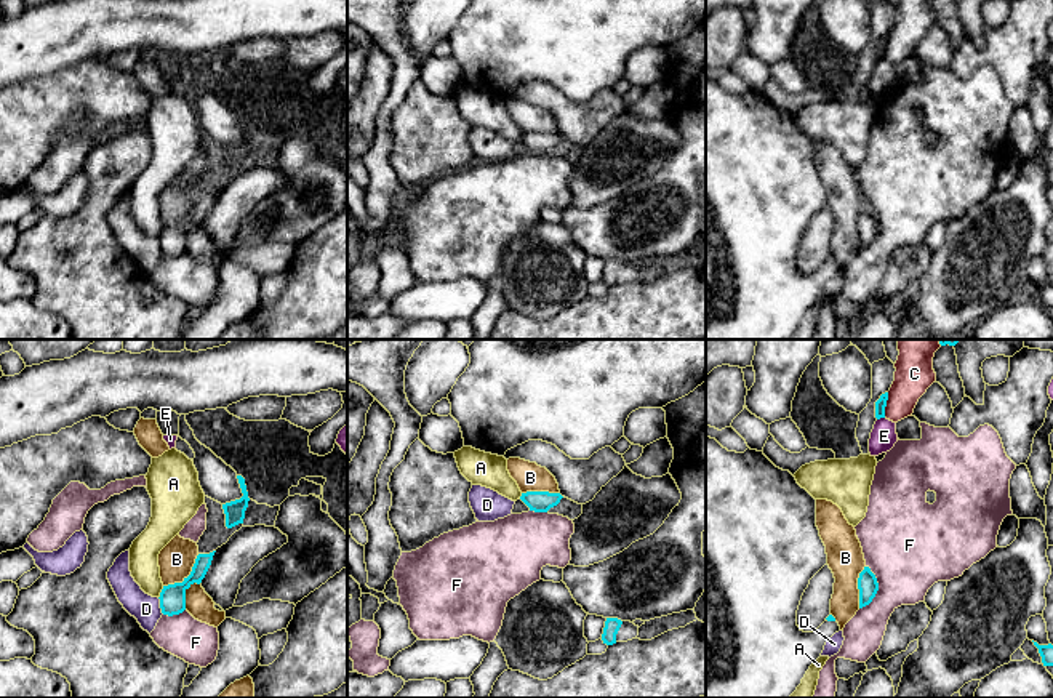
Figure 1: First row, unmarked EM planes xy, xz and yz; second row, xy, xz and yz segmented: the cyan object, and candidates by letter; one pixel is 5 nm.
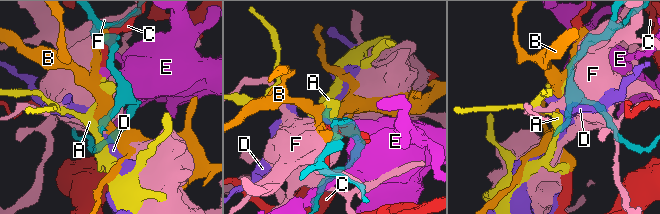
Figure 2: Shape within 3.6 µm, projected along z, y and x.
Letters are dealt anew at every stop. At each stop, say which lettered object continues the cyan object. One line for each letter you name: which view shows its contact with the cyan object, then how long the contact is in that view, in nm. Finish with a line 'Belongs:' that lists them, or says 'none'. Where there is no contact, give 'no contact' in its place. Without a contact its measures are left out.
Belongs: none

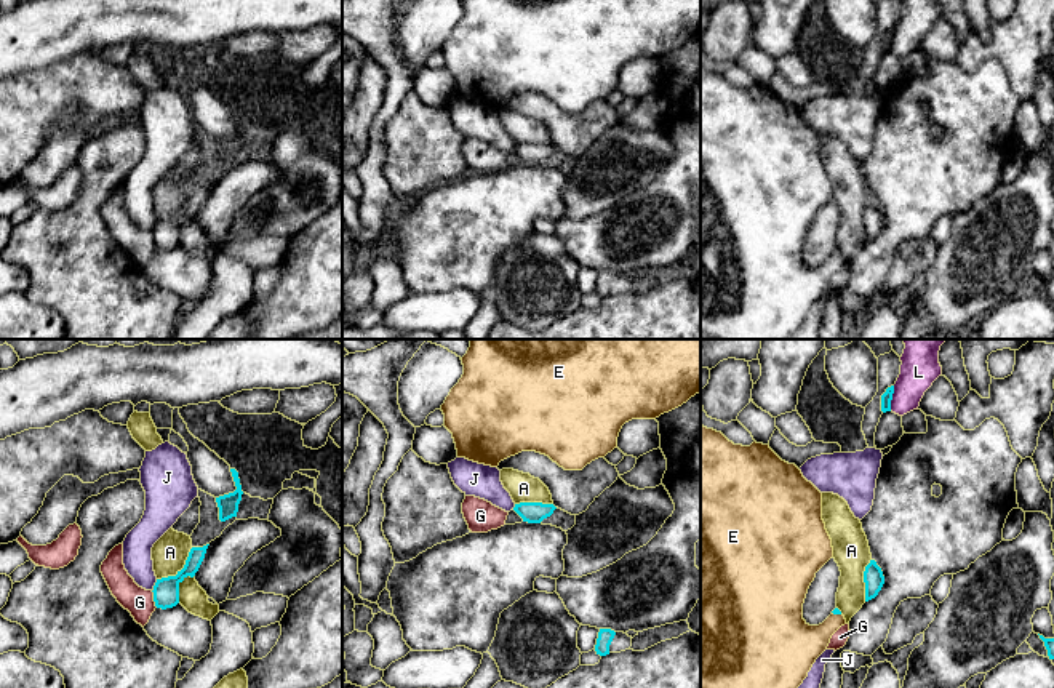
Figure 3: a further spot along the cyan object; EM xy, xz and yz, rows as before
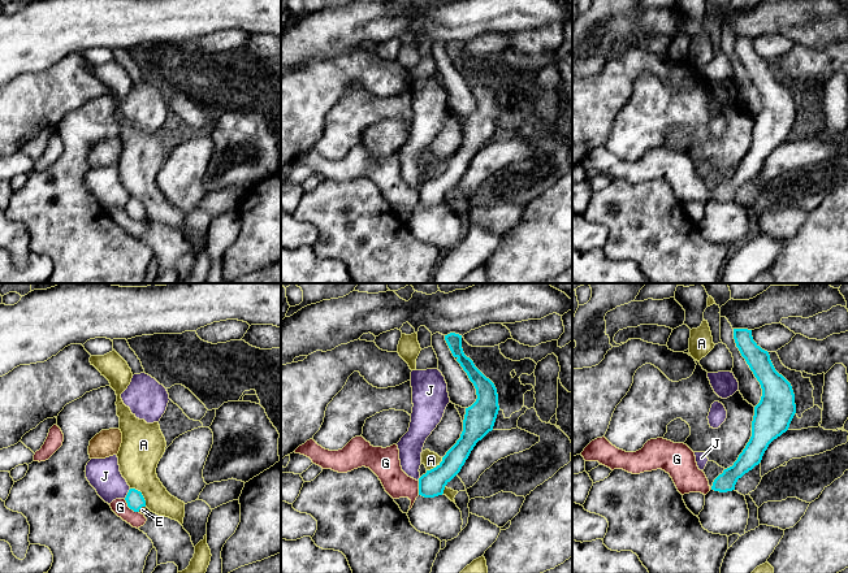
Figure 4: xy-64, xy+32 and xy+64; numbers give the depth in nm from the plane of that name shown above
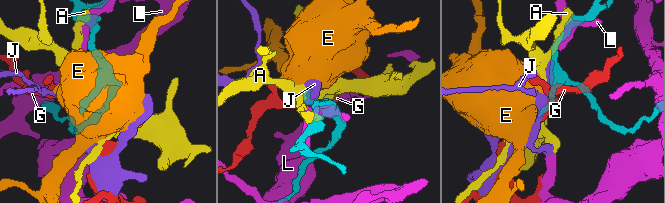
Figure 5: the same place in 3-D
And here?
E: yz | 50 nm
Belongs: E

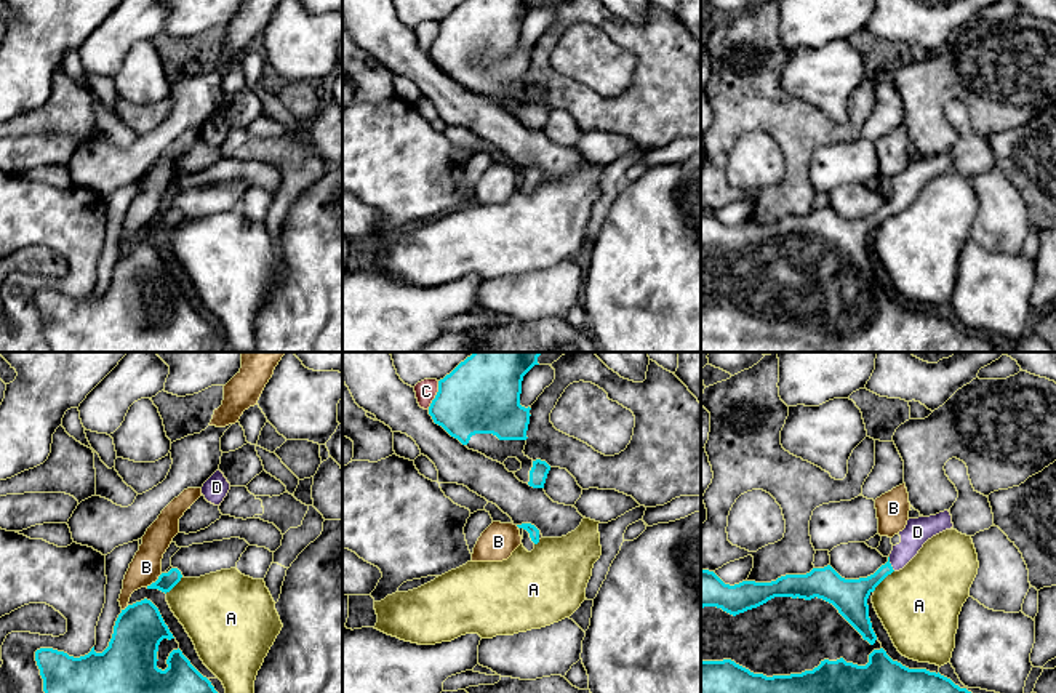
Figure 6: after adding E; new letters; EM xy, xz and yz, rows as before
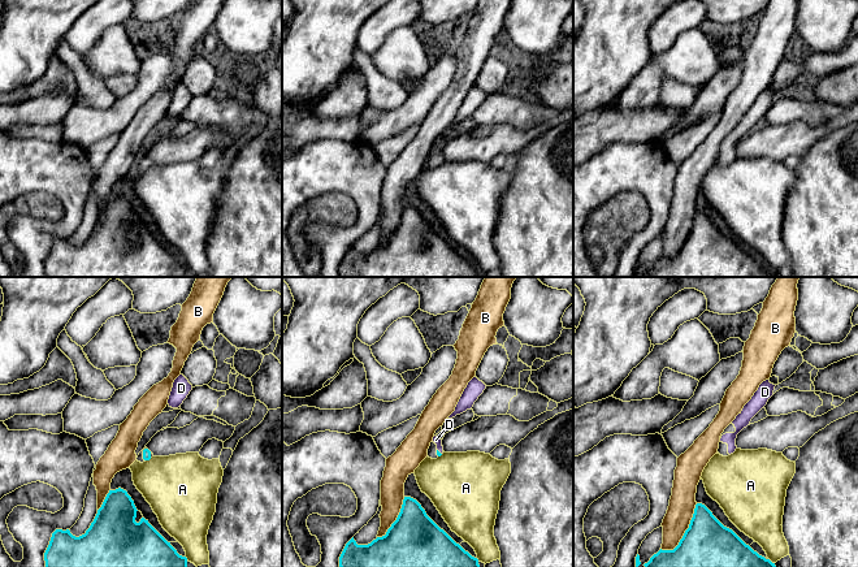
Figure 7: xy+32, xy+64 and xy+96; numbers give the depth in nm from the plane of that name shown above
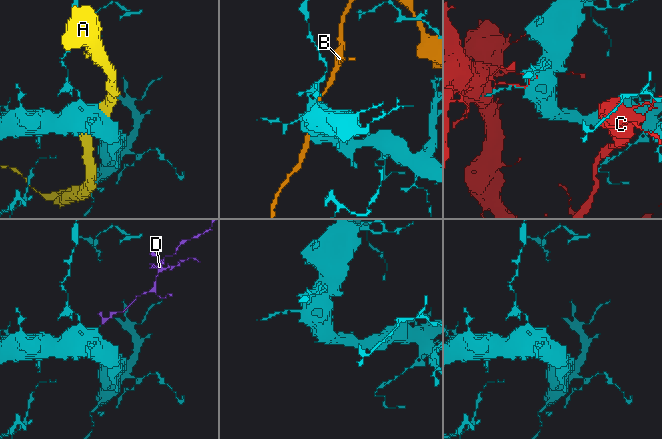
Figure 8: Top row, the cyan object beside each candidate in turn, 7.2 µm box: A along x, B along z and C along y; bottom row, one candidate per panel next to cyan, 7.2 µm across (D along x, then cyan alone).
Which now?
D: yz | 80 nm
Belongs: D

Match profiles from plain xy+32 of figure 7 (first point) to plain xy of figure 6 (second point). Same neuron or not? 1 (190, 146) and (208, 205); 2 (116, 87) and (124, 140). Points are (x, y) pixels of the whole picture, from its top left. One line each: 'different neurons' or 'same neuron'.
1: same neuron
2: different neurons

